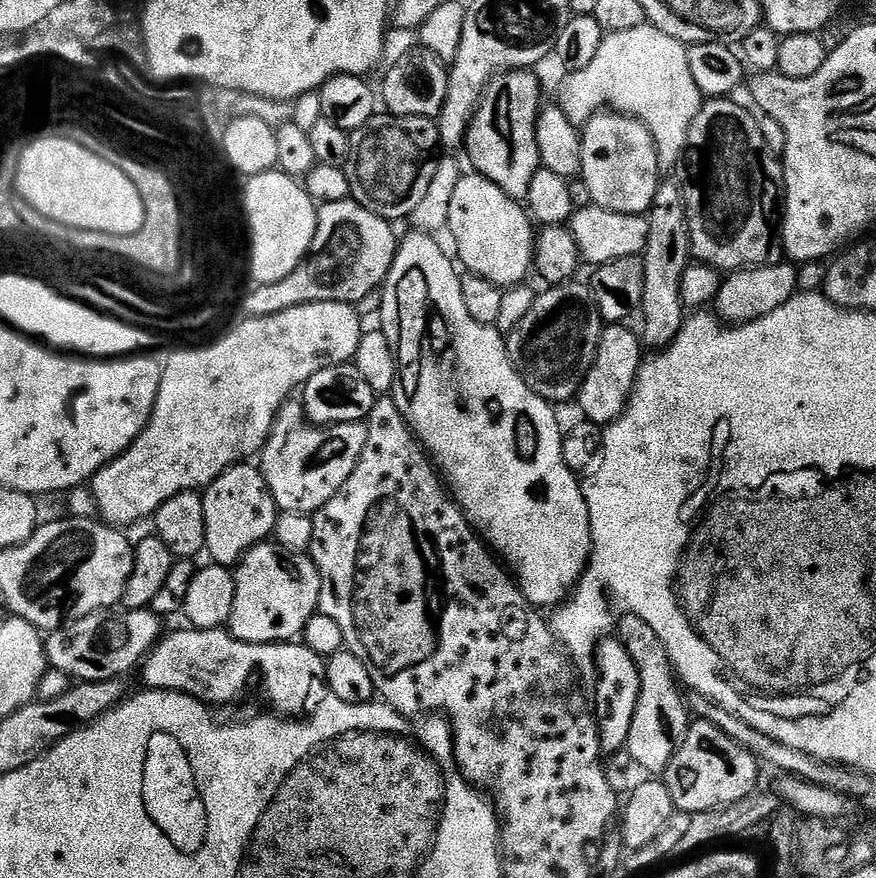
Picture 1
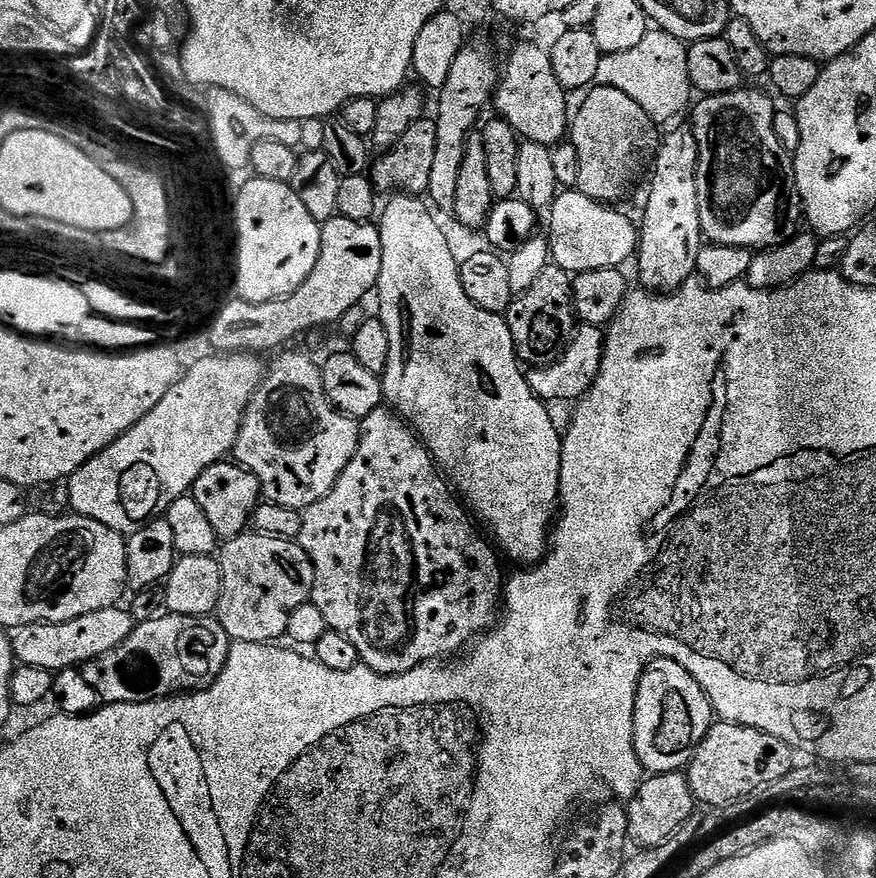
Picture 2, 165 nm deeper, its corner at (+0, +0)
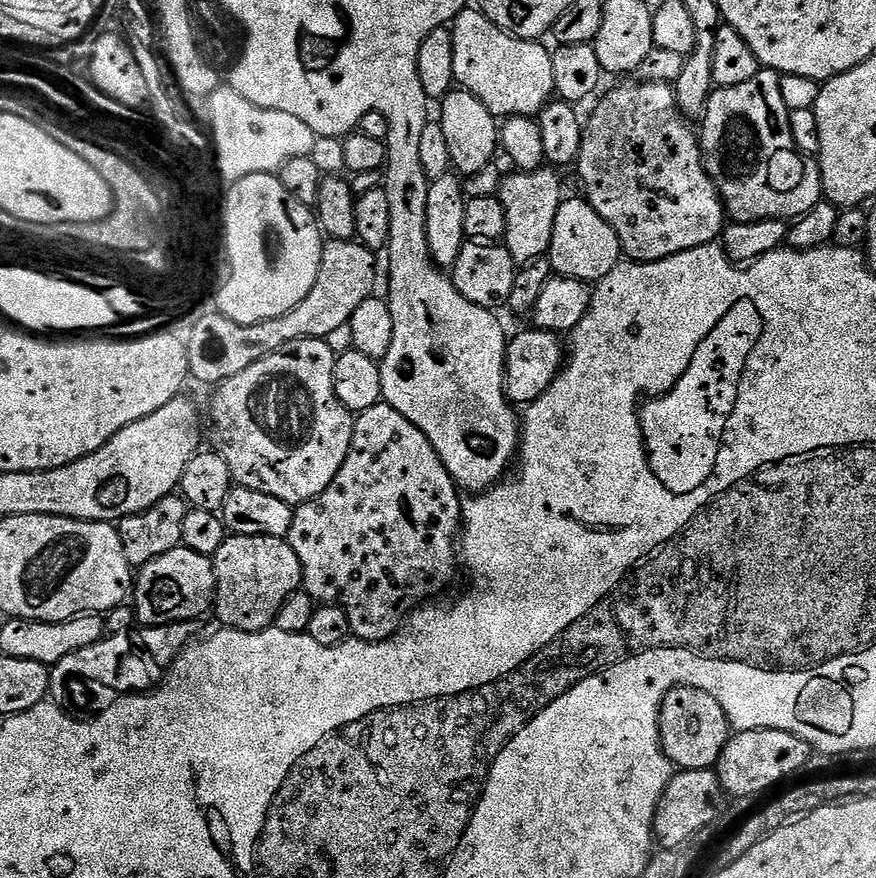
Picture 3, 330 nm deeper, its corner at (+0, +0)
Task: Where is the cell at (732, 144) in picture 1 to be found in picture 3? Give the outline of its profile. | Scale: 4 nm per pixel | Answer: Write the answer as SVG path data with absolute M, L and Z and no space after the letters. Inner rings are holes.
M762 70L750 78L750 82L742 82L742 86L730 86L729 88L716 88L710 99L708 99L708 108L702 117L703 128L699 131L700 151L704 155L704 168L708 171L708 176L716 184L720 192L720 200L724 204L724 210L729 221L741 224L742 222L762 222L763 220L787 220L789 222L801 218L824 196L824 183L820 173L820 161L816 158L809 158L803 152L798 150L794 142L794 134L790 134L790 112L786 102L782 102L782 86L780 85L781 73L771 70Z

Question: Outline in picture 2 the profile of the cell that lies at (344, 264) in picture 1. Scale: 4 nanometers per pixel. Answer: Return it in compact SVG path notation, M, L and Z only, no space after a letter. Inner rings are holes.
M339 214L332 216L331 218L329 218L326 221L323 221L321 230L320 230L320 253L318 254L318 262L314 262L314 270L310 270L310 278L306 278L306 282L302 282L302 286L298 286L298 290L294 290L294 294L290 294L289 296L287 296L287 298L285 298L284 300L275 300L274 302L246 302L245 300L241 300L239 298L232 298L229 299L227 301L227 303L225 303L223 305L223 307L221 307L220 311L216 313L216 319L212 321L211 325L210 325L210 331L212 331L212 344L215 349L215 351L217 353L220 354L227 354L230 352L250 352L253 354L265 354L264 352L272 352L275 353L277 350L283 349L285 346L288 345L284 345L283 344L288 344L291 342L291 340L296 340L299 338L300 335L303 334L303 332L312 332L315 330L315 328L324 328L327 326L327 324L332 324L335 325L338 321L340 321L340 319L342 318L342 314L346 314L346 310L350 310L351 308L353 308L354 306L358 306L359 304L364 304L365 301L367 301L367 296L371 294L373 295L374 289L377 287L377 285L379 285L380 283L380 271L382 270L382 238L380 237L380 229L379 227L377 227L377 225L375 223L369 222L367 220L363 220L362 222L354 222L354 218L346 218L345 216L341 216Z

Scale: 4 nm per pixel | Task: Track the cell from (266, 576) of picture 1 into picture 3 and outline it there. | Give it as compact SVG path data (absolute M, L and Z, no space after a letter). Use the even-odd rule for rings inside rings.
M234 536L218 546L214 557L216 569L216 599L214 616L225 628L237 628L239 632L262 632L276 623L278 610L282 610L282 602L290 598L301 587L300 559L298 554L288 545L287 539L278 536Z

